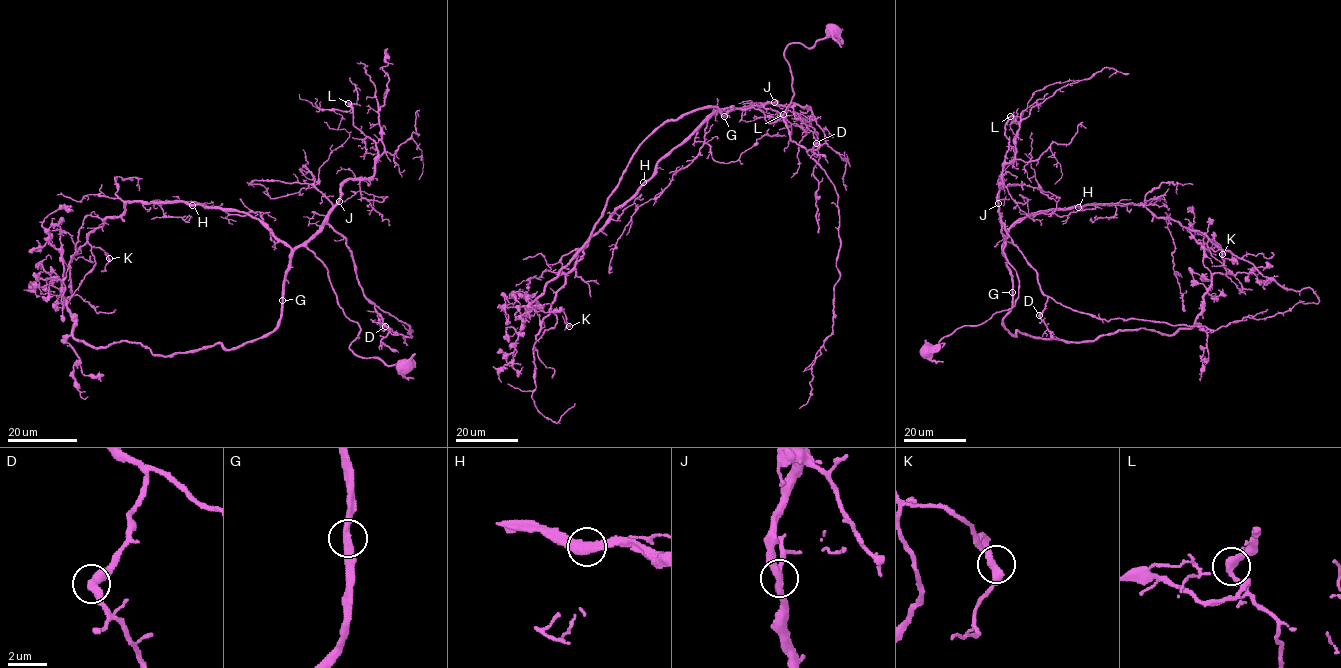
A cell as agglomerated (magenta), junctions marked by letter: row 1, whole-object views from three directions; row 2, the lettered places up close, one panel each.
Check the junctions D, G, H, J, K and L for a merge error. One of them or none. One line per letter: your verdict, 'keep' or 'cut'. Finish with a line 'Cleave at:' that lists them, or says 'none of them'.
D: keep
G: keep
H: keep
J: keep
K: keep
L: keep
Cleave at: none of them

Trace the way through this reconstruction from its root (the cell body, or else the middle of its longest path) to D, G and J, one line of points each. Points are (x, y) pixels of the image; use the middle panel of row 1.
D: (834, 33), (785, 48), (794, 96), (780, 119), (745, 109), (774, 109), (792, 140), (806, 151), (816, 143)
G: (834, 33), (809, 48), (785, 48), (794, 96), (780, 119), (768, 122), (754, 108), (733, 107), (724, 116)
J: (834, 33), (809, 48), (785, 48), (794, 96), (780, 119), (768, 122), (760, 110), (745, 109), (774, 102)

